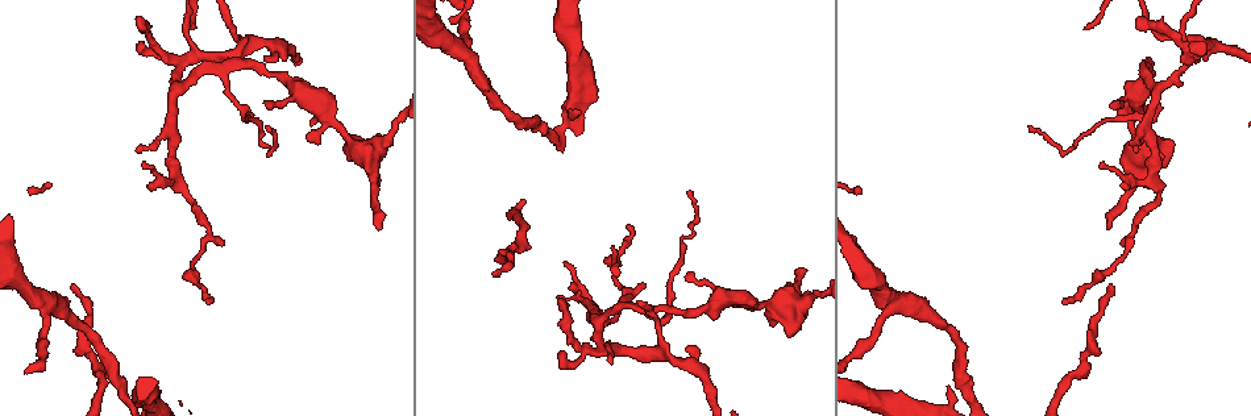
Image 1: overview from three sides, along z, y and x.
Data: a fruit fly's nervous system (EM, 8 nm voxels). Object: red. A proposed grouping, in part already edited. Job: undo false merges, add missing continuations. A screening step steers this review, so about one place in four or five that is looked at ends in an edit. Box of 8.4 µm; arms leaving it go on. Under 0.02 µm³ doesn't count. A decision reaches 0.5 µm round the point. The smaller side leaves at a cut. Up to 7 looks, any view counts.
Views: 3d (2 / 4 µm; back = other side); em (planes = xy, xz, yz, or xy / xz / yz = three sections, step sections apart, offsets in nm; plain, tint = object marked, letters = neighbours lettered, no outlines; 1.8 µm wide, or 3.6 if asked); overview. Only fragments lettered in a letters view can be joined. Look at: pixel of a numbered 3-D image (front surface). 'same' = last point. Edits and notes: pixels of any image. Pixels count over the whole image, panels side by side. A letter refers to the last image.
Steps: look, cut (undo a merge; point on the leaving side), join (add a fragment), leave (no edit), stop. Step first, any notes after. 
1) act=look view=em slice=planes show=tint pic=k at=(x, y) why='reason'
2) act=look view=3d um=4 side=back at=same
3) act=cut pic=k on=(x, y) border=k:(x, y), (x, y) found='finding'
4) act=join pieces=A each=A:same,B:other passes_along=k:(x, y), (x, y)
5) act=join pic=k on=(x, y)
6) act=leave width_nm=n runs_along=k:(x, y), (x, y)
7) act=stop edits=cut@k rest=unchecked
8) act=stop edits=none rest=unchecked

act=look view=3d um=4 pic=1 at=(1112, 285) why='an open end'

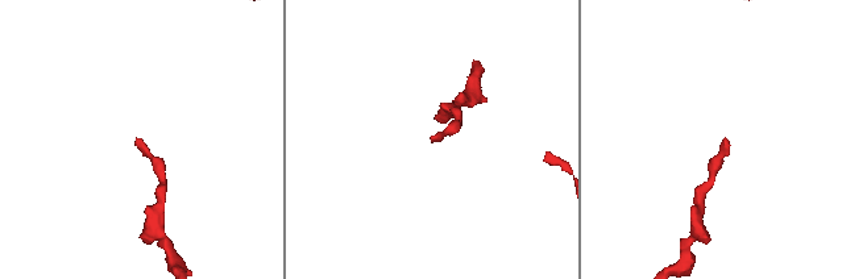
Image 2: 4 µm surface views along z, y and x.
act=look view=em slice=yz step=16 show=plain pic=2 at=(137, 138)

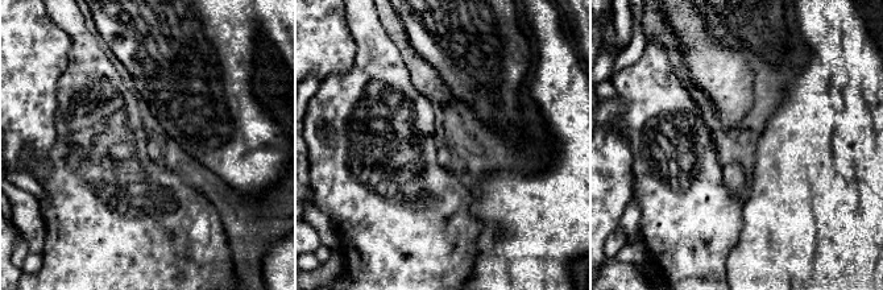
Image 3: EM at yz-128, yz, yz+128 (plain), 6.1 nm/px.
act=look view=em slice=yz step=16 show=letters at=same why='see the neighbours'

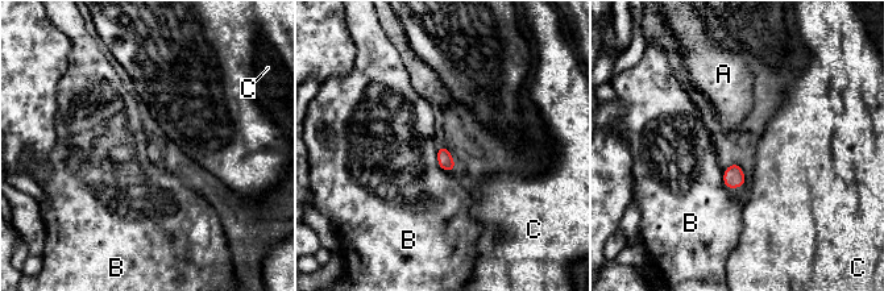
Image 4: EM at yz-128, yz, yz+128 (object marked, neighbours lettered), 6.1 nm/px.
act=leave each=A:other,B:other,C:other border=4:(436, 146), (438, 165), (455, 171) found='no lettered fragment goes on from it'

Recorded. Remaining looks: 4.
act=look view=em slice=planes show=letters pic=1 at=(205, 301)

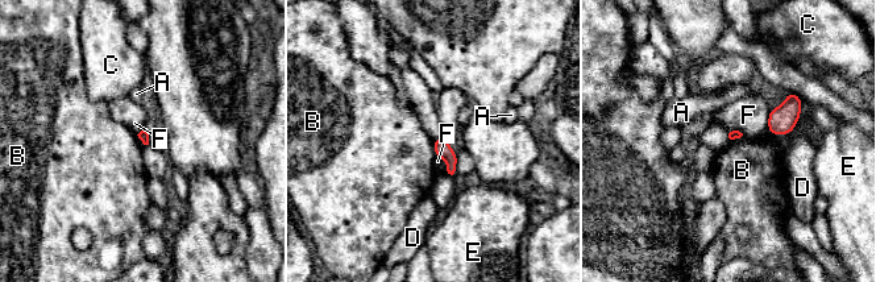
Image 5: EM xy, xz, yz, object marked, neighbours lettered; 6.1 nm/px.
act=leave each=A:other,B:other,C:other,D:other,E:other,F:other border=5:(432, 140), (436, 156) found='none of them fits'

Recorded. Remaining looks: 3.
act=look view=em slice=planes show=letters pic=1 at=(571, 113) why='branch stops here'

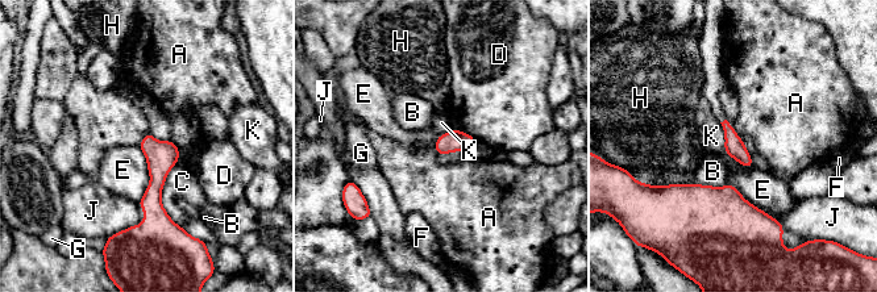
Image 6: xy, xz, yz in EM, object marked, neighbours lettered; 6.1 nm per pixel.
act=leave each=A:other,B:other,C:other,D:other,E:other,F:other,G:other,H:other,J:other,K:other border=6:(140, 146), (149, 184), (137, 203) found='no lettered fragment goes on from it'

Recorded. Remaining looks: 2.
act=stop edits=none rest=unchecked

